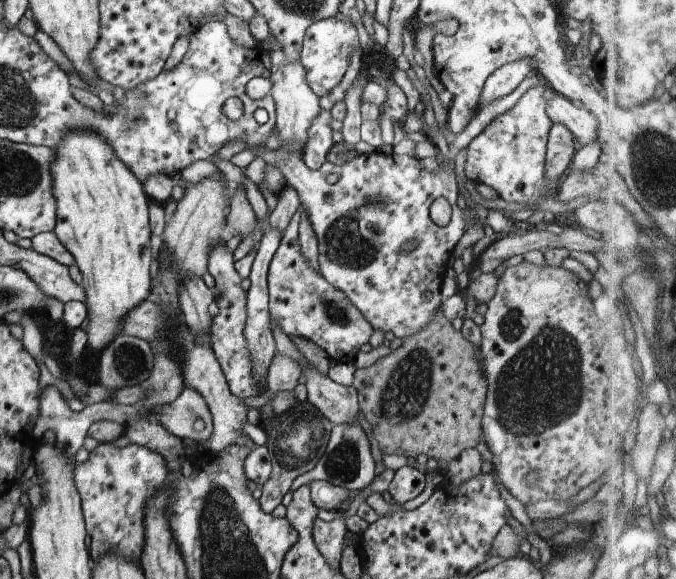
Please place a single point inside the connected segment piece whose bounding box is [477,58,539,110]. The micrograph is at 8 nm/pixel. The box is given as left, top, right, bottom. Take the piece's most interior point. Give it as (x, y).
(507, 78)

